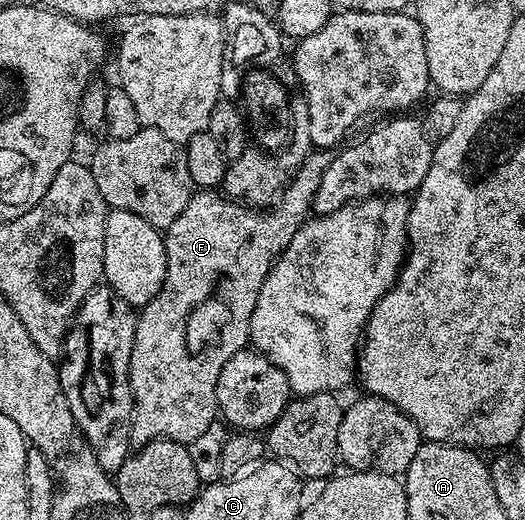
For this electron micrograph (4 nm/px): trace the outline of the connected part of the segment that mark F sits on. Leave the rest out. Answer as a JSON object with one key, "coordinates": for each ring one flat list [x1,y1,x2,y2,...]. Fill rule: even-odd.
{"coordinates":[[312,152,304,160,303,166,295,173,294,180,288,184,286,190,279,195,277,201,270,208,252,208,242,201,232,200,224,196,218,189,203,188,198,192,192,193,185,212,181,212,181,216,177,216,177,220,173,220,173,224,166,226,163,239,165,252,167,253,165,284,163,285,163,291,148,306,144,306,138,311,133,352,129,356,132,447,144,446,155,438,168,438,174,442,190,444,193,440,197,440,197,436,201,436,201,432,205,432,210,426,216,425,217,407,215,405,215,397,217,396,217,376,221,376,221,368,225,368,225,364,229,364,229,360,233,360,233,356,237,356,237,352,241,352,248,345,251,337,251,317,253,316,253,308,257,304,257,292,261,292,261,284,265,284,265,280,271,271,271,265,279,258,279,253,289,244,289,240,293,240,297,228,301,228,312,213,315,197,317,196,317,188,321,188,321,176,325,176,325,168,329,168,331,160,332,155,330,153]]}

